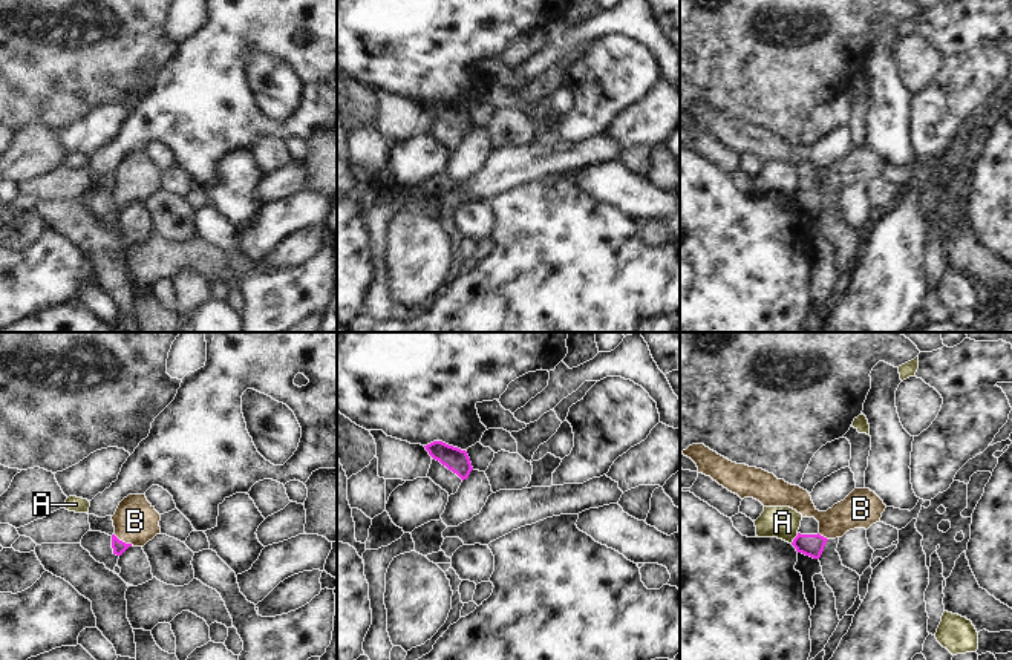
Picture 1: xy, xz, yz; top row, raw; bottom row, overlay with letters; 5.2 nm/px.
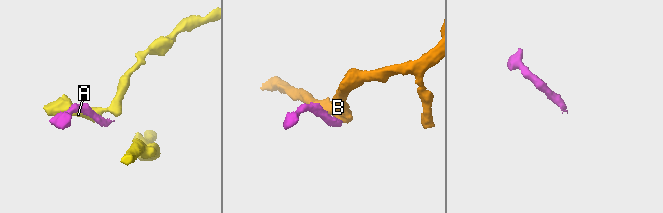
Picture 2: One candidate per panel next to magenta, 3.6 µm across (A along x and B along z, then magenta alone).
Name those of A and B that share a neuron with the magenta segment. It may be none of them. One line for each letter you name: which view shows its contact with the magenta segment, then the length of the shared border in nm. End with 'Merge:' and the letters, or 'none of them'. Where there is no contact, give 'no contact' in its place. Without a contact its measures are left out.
B: xy | 120 nm
Merge: B

